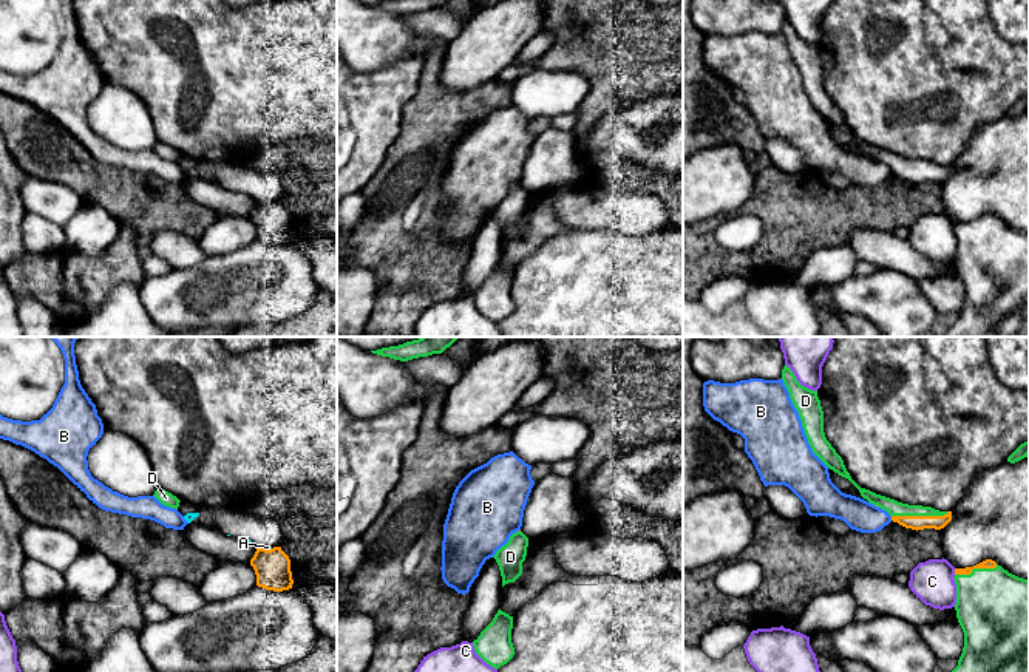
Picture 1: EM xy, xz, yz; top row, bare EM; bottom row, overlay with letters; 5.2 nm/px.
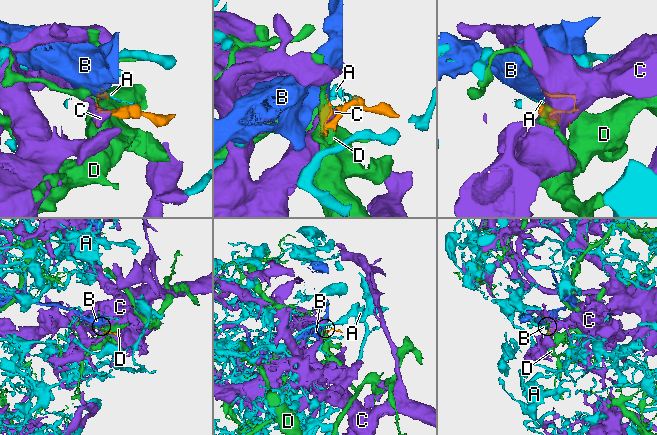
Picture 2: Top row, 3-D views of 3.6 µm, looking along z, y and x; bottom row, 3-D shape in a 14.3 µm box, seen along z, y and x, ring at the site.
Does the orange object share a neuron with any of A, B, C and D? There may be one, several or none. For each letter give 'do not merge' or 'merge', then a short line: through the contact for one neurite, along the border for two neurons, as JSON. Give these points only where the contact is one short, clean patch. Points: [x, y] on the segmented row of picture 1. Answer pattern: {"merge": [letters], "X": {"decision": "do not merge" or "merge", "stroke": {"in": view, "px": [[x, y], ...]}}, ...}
{"merge": ["D"], "A": {"decision": "do not merge"}, "B": {"decision": "do not merge", "stroke": {"in": "yz", "px": [[890, 516], [892, 519]]}}, "C": {"decision": "do not merge"}, "D": {"decision": "merge"}}

